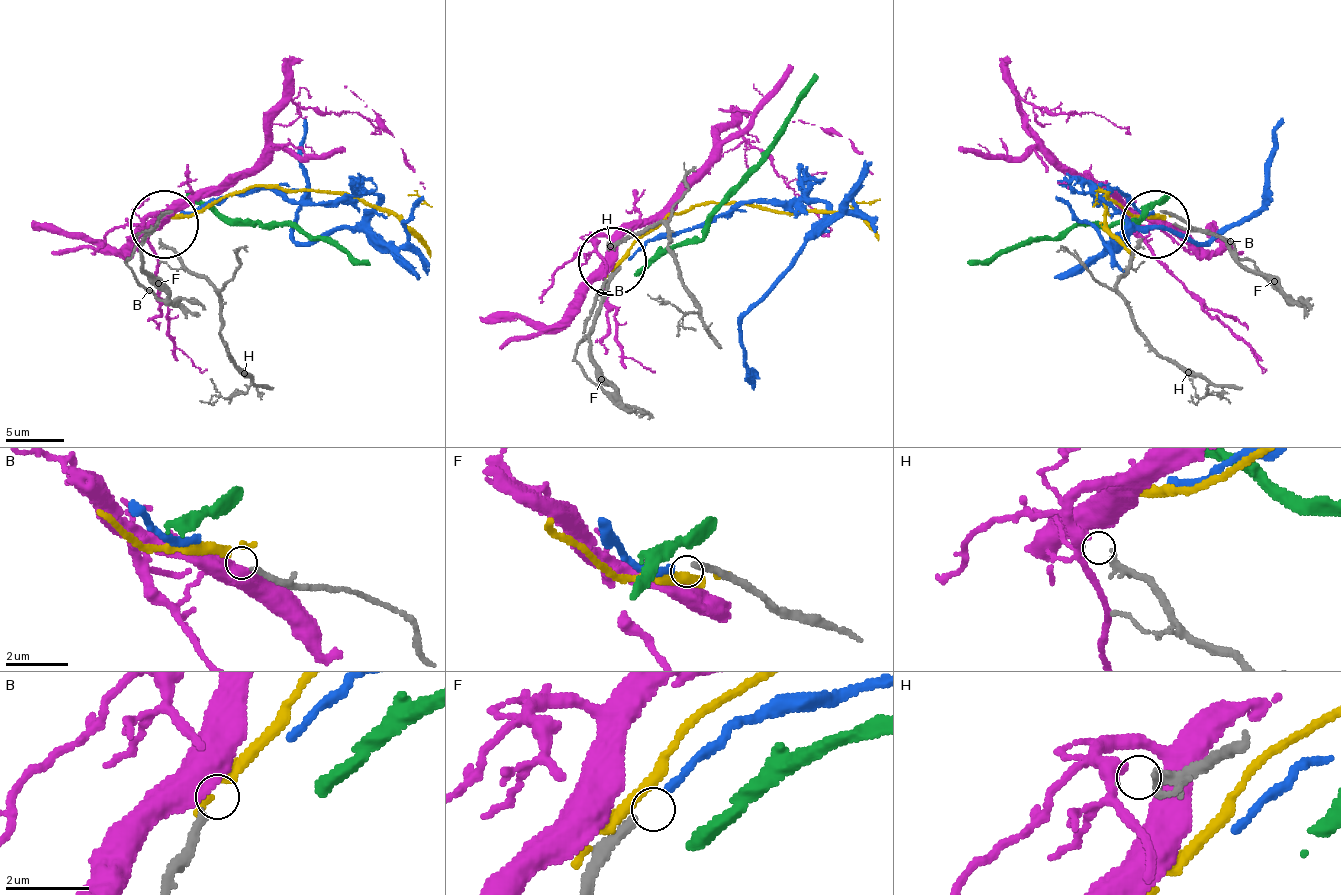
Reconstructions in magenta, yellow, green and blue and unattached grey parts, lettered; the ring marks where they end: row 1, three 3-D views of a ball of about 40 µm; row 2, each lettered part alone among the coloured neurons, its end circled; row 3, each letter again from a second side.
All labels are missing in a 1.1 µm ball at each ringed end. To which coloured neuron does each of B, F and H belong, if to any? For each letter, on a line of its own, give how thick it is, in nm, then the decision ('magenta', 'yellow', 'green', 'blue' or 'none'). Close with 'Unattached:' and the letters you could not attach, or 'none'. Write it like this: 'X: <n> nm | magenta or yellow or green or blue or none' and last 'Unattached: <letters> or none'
B: 180 nm | yellow
F: 240 nm | blue
H: 280 nm | magenta
Unattached: none

